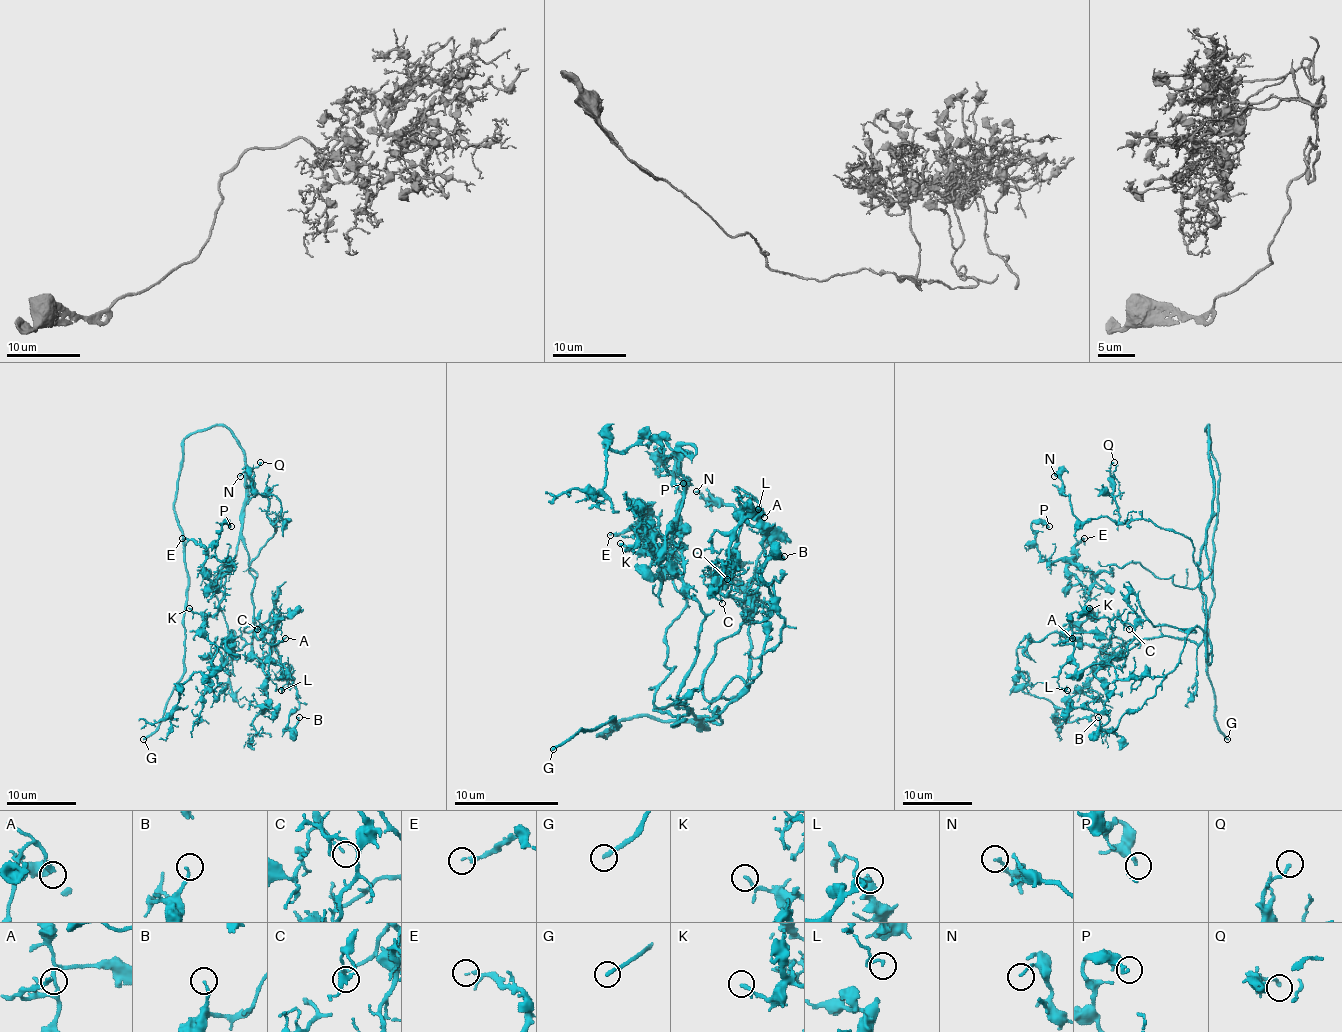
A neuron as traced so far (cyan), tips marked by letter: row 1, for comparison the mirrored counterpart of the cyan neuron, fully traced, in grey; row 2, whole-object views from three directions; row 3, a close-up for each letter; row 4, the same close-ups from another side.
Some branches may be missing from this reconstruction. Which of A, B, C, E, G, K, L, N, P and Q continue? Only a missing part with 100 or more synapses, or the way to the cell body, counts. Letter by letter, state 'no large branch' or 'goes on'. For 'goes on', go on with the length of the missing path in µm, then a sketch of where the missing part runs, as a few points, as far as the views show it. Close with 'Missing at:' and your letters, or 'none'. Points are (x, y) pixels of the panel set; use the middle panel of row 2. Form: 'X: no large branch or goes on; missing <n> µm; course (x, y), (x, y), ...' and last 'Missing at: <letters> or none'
A: no large branch
B: no large branch
C: no large branch
E: no large branch
G: goes on; missing 50 µm
K: no large branch
L: no large branch
N: no large branch
P: no large branch
Q: no large branch
Missing at: G

